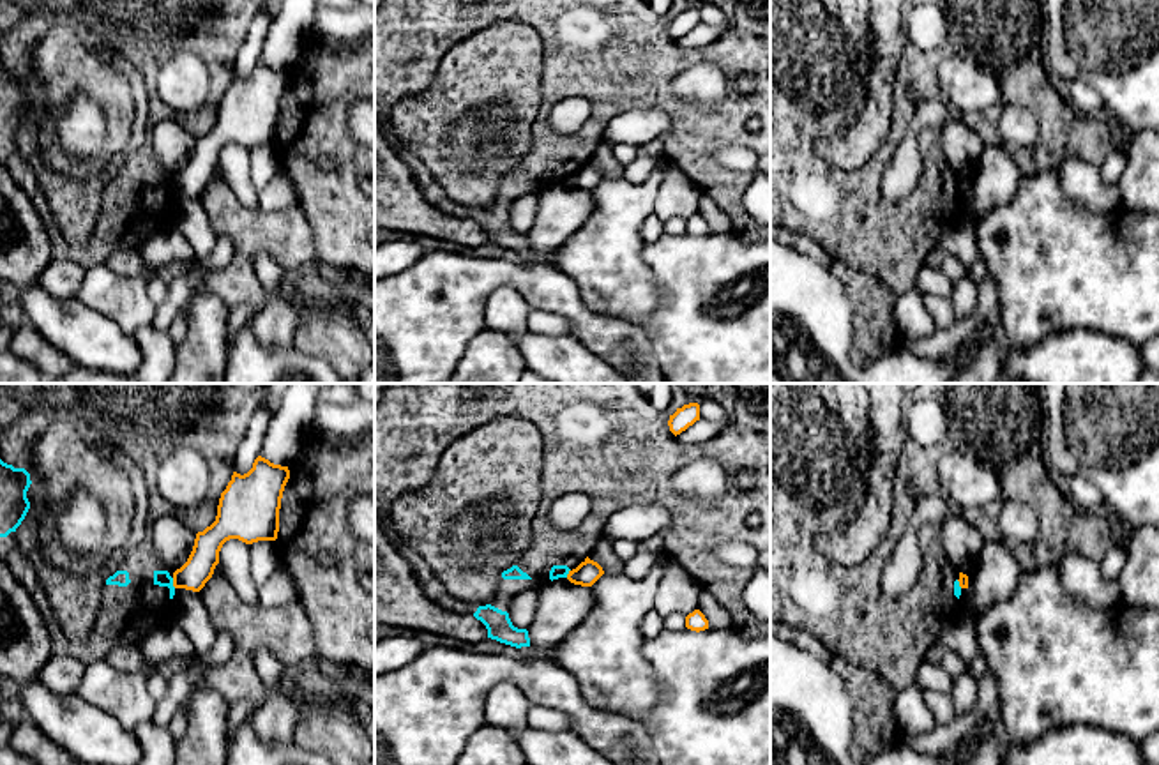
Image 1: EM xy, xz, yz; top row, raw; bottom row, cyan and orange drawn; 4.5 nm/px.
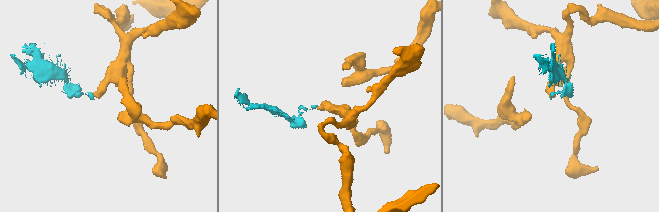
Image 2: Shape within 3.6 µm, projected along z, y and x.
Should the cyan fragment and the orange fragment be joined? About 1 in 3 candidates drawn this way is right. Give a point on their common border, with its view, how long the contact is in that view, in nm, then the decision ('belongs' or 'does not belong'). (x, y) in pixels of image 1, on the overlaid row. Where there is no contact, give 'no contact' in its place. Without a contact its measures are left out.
contact xy (172, 583); length 50 nm; does not belong

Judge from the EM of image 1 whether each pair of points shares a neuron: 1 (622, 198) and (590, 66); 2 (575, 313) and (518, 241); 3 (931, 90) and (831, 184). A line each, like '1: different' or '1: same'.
1: different
2: different
3: same

